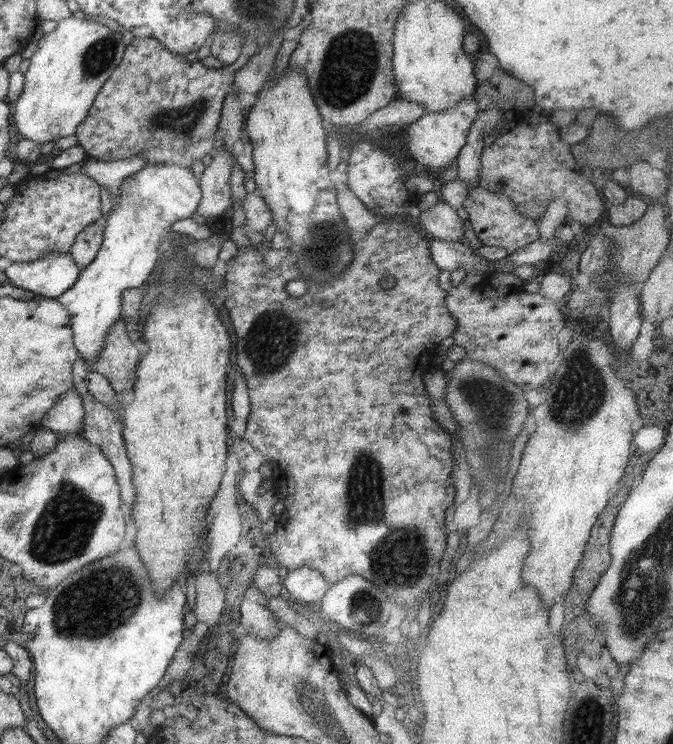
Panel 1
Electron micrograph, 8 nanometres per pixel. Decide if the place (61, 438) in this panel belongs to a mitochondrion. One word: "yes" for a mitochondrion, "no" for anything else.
no

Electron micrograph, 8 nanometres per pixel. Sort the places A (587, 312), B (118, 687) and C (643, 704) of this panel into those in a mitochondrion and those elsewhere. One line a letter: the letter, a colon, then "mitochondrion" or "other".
A: mitochondrion
B: other
C: other

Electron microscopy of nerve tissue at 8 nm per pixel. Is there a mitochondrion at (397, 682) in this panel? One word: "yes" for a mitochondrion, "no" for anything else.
no

